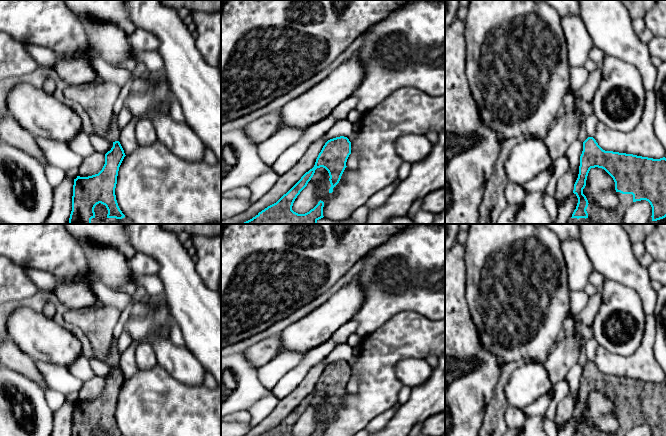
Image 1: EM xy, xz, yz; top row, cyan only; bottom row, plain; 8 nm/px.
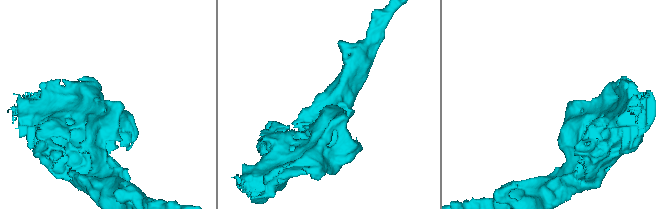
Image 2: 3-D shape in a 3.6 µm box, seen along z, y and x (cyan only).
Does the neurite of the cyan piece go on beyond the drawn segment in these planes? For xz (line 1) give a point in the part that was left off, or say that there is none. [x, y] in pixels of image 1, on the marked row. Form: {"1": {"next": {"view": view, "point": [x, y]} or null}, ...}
{"1": {"next": null}}

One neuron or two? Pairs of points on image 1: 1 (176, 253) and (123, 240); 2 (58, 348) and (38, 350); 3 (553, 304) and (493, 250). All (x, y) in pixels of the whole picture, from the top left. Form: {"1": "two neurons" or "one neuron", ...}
{"1": "two neurons", "2": "one neuron", "3": "one neuron"}

